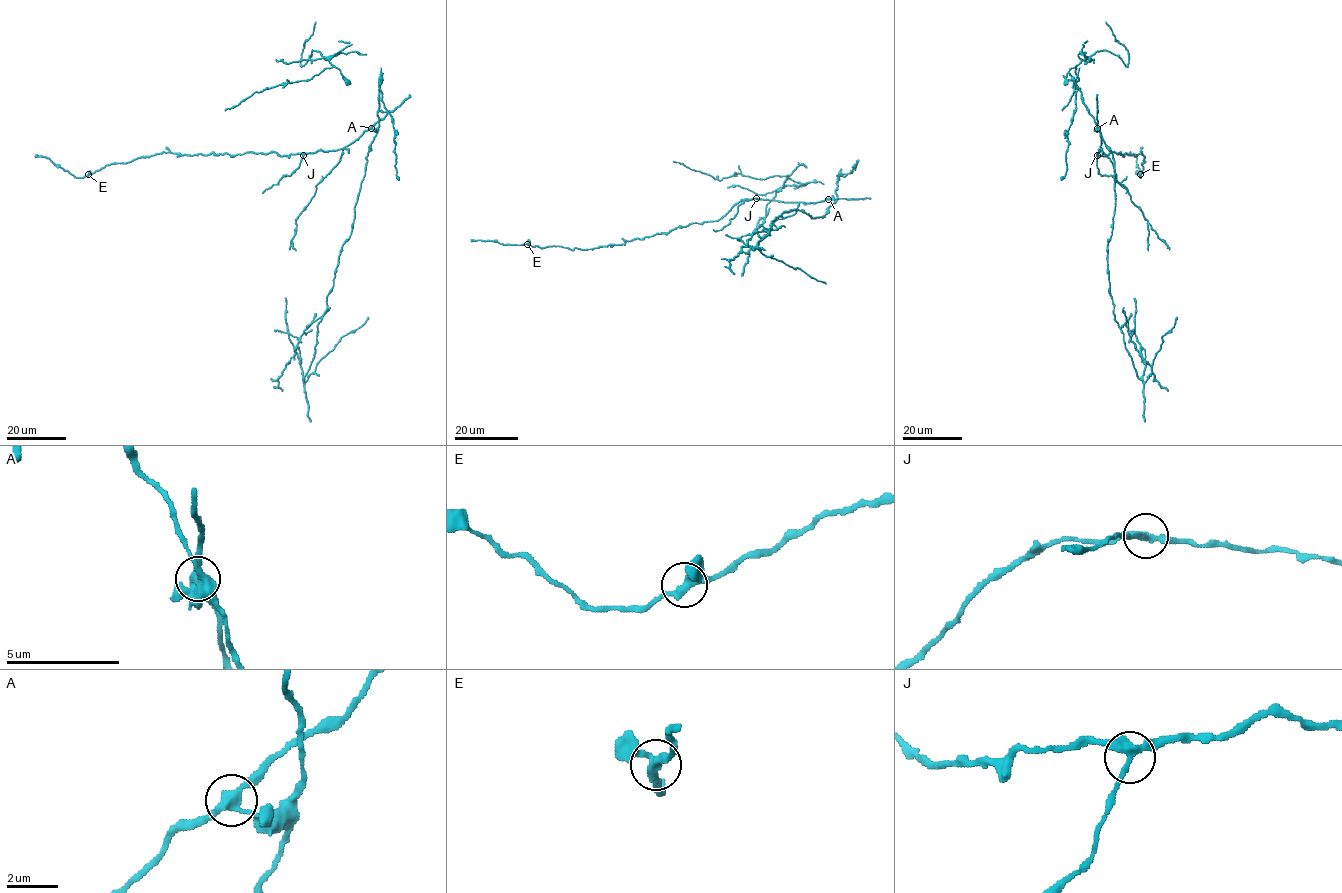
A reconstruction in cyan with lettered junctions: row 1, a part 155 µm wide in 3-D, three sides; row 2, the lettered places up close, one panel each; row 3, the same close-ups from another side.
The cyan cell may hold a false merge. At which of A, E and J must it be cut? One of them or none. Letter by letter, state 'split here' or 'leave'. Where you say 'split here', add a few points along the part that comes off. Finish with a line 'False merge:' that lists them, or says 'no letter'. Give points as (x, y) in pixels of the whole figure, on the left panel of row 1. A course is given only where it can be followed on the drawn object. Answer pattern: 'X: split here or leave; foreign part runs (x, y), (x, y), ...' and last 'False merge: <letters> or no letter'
A: split here; foreign part runs (371, 127), (377, 133), (367, 154), (353, 228), (339, 257), (305, 382), (342, 337), (359, 328), (368, 317)
E: leave
J: leave
False merge: A

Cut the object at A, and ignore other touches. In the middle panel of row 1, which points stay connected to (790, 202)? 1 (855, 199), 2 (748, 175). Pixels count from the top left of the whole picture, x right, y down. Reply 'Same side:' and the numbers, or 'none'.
Same side: 1

